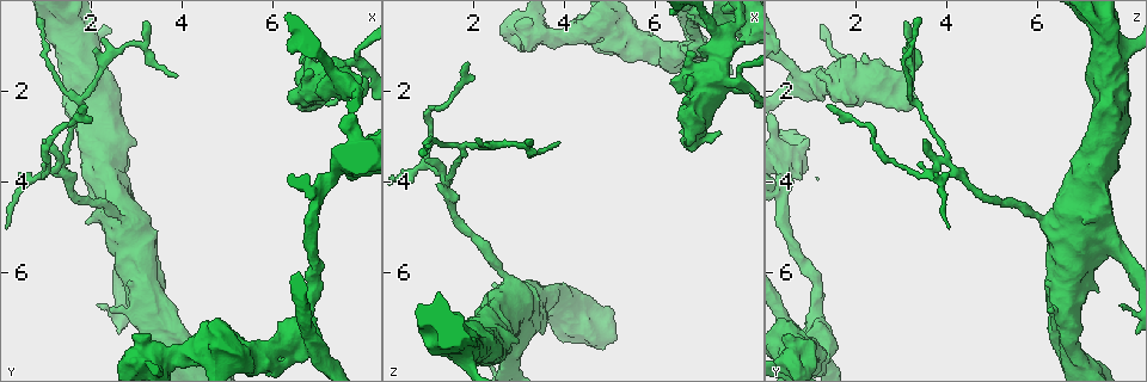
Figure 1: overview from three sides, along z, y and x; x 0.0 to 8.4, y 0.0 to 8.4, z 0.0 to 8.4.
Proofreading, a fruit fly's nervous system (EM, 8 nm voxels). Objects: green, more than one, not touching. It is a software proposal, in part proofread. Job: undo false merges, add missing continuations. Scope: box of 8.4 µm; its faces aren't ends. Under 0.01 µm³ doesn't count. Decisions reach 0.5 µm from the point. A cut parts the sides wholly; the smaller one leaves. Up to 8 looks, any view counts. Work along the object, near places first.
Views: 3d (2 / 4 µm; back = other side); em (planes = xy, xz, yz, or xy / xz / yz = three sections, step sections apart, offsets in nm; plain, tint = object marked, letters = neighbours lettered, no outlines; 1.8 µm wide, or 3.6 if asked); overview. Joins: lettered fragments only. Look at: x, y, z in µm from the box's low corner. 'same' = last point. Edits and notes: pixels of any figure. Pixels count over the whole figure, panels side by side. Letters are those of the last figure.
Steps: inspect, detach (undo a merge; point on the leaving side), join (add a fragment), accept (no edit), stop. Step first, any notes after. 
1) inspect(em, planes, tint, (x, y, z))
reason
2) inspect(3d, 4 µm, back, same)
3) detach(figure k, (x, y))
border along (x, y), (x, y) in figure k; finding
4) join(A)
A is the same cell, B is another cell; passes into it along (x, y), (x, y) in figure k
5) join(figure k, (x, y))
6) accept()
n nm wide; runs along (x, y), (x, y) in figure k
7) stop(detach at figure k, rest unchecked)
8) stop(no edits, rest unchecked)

inspect(em, xy, step 4, letters, (1.45, 3.55, 4.00))
arms part here

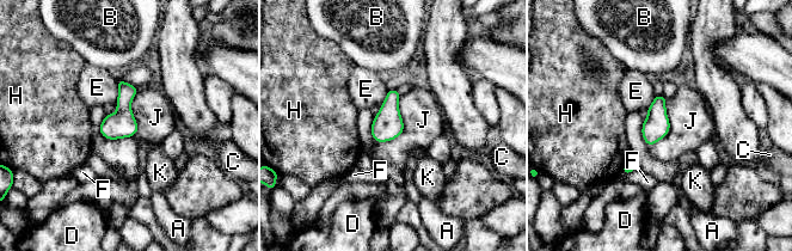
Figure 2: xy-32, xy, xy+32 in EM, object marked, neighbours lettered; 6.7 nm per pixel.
inspect(em, planes, letters, same)

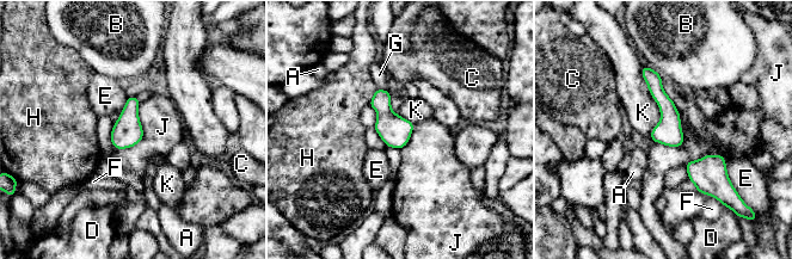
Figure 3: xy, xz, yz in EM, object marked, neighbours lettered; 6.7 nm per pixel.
accept()
A, B, C, D, E, F, G, H, J and K are other cells; one cell here

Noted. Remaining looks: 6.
inspect(em, planes, letters, (3.50, 8.00, 0.70))
a narrow waist

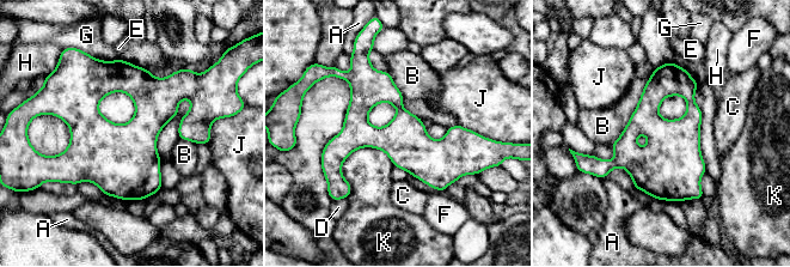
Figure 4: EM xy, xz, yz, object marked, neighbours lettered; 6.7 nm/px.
accept()
A, B, C, D, E, F, G, H, J and K are other cells; border along (383, 150), (343, 162), (347, 198) in figure 4; all the same cell

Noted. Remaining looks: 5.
inspect(3d, 4 µm, (6.65, 7.20, 1.15))
four or more arms meet

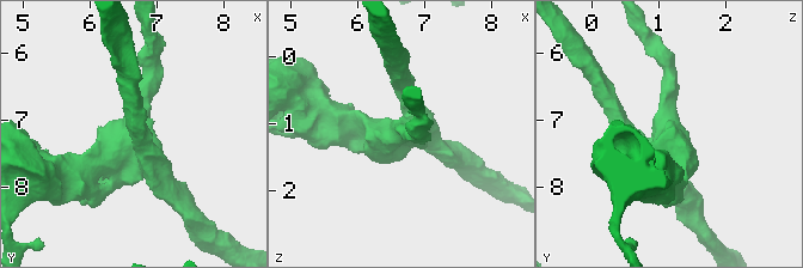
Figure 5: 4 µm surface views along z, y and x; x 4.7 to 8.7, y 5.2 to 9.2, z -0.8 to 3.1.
inspect(em, 3.6 µm, yz, step 8, tint, (6.60, 7.25, 1.15))
4 arms; need the tissue

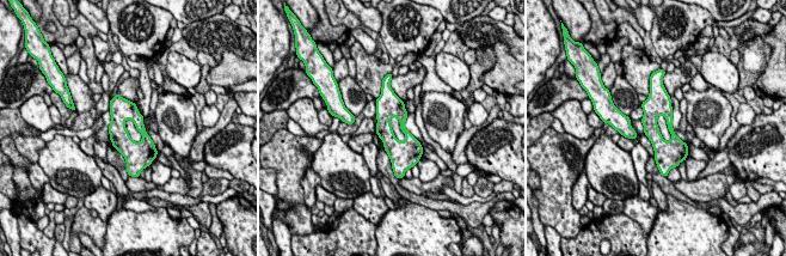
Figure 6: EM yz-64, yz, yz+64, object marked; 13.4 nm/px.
inspect(em, 3.6 µm, yz, step 8, letters, same)

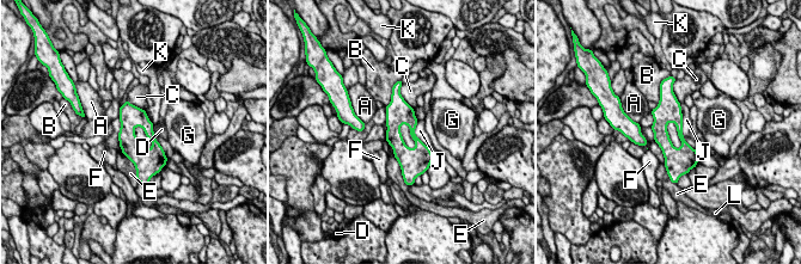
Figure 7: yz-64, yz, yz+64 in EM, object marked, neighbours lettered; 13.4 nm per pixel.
accept()
200 nm wide; A, B, C, D, E, F, G, J, K and L are other cells; runs along (395, 98), (403, 166) in figure 7; continuous, no second cell

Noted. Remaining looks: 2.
inspect(em, planes, letters, (7.30, 1.90, 1.25))
sudden change in width

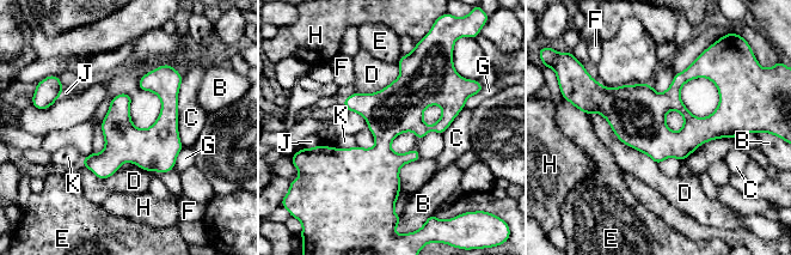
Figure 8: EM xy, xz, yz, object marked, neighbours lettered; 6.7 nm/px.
accept()
B, C, D, E, F, G, H, J and K are other cells; all the same cell

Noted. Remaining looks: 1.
stop(no edits, rest unchecked)

